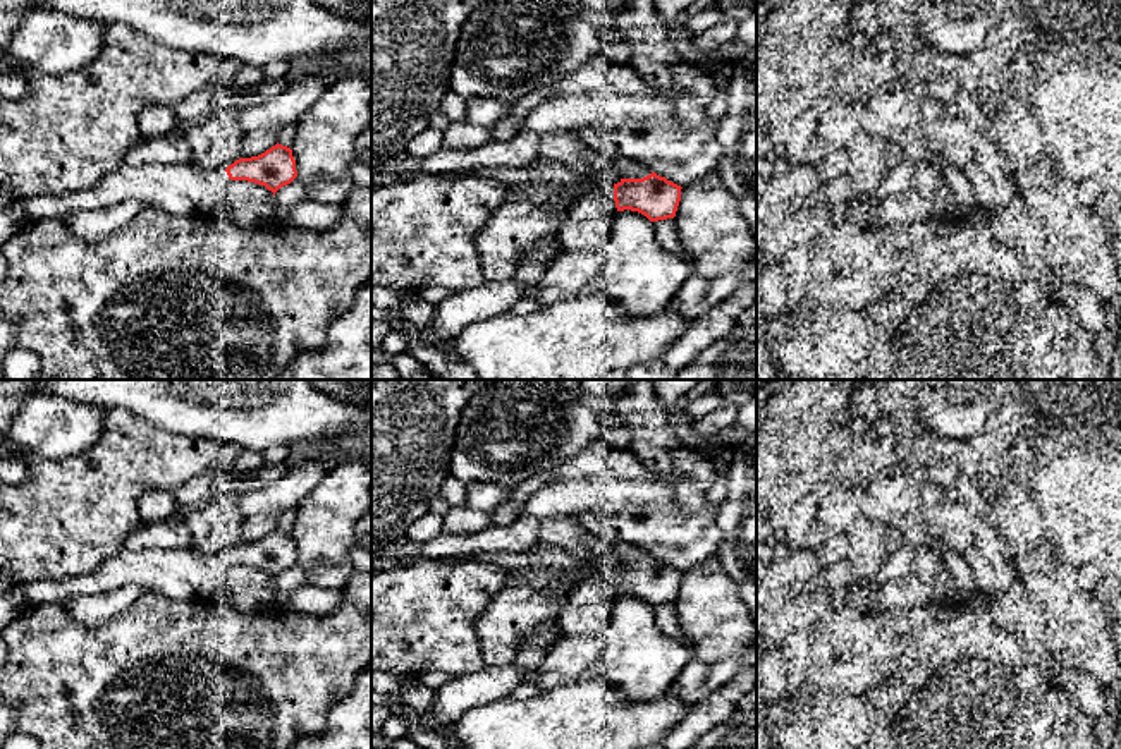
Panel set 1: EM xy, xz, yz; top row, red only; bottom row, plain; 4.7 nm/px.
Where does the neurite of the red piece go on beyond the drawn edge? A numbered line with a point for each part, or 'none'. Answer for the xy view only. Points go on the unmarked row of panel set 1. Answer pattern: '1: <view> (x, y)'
1: xy (179, 574)

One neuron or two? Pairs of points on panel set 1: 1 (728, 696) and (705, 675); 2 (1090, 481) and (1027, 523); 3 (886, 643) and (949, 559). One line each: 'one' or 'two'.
1: two
2: two
3: two

